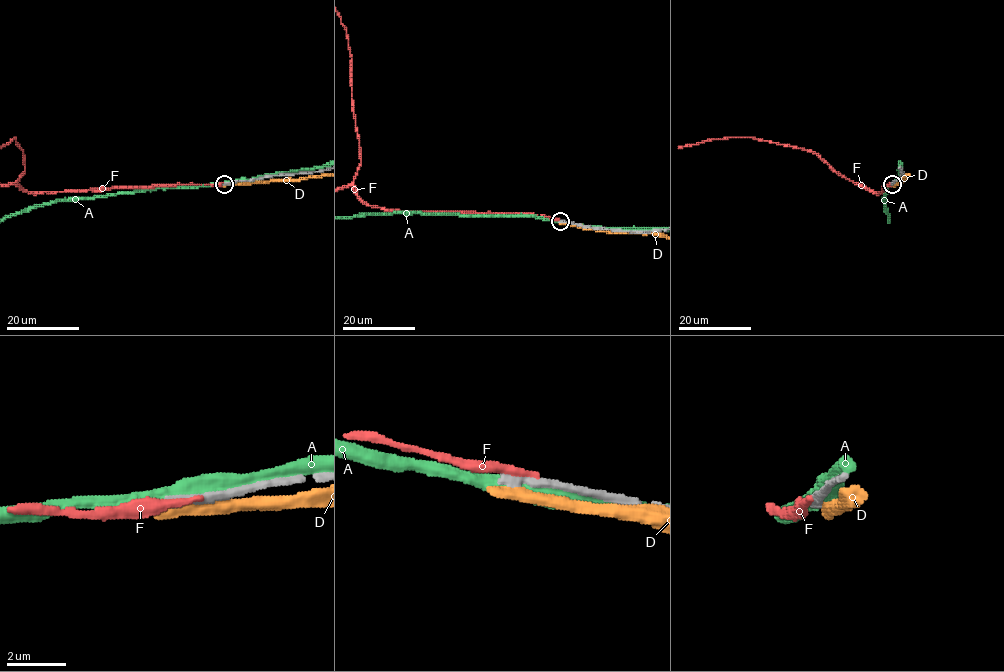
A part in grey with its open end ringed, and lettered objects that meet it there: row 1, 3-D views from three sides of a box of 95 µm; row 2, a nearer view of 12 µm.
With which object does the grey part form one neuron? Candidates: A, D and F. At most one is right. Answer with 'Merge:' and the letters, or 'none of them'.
Merge: none of them

